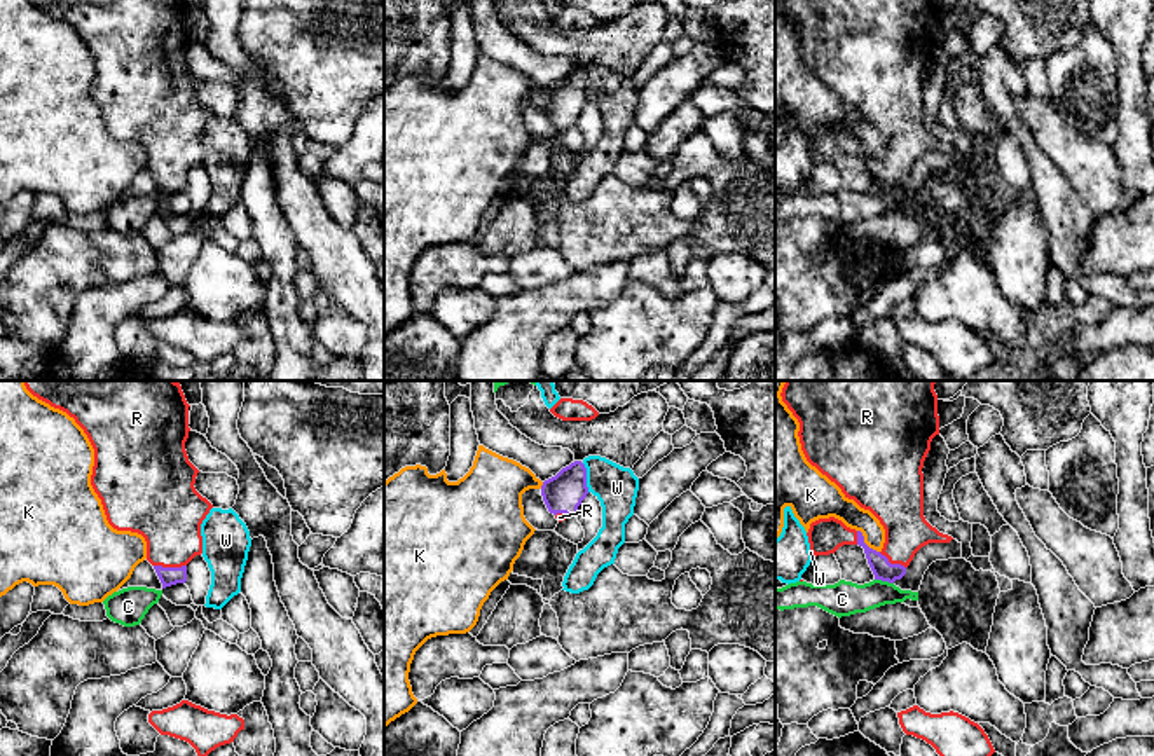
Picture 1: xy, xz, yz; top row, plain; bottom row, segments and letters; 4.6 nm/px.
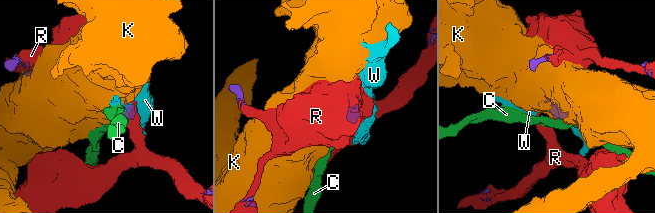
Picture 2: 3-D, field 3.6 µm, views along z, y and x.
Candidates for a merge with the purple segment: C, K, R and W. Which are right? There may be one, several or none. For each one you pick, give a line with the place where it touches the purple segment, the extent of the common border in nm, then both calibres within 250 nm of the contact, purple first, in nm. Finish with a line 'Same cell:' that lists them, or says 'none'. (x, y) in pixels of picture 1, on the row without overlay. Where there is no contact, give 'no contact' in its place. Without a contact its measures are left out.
R: contact xy (170, 177); length 150 nm; calibres 90 and 320 nm
Same cell: R

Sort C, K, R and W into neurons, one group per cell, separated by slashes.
C / K / R / W

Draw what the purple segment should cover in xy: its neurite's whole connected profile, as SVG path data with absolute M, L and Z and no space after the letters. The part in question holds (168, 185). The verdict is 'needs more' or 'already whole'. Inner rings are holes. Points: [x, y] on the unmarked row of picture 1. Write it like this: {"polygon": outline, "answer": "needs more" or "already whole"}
{"polygon": "M30 0L66 21L94 58L91 94L108 133L138 141L147 150L147 169L162 197L187 190L187 173L203 162L201 133L213 117L194 93L199 79L189 70L189 12L183 0Z", "answer": "needs more"}

